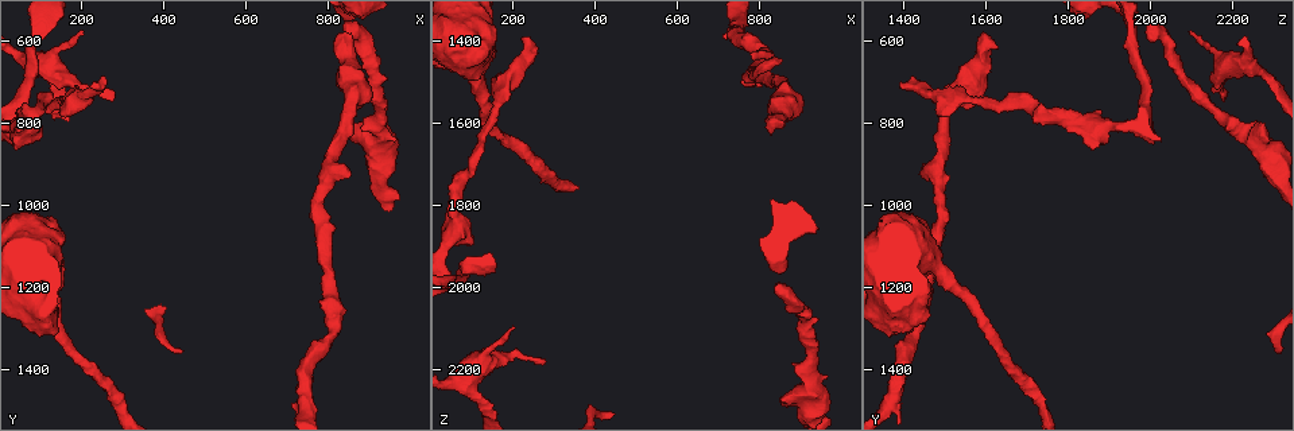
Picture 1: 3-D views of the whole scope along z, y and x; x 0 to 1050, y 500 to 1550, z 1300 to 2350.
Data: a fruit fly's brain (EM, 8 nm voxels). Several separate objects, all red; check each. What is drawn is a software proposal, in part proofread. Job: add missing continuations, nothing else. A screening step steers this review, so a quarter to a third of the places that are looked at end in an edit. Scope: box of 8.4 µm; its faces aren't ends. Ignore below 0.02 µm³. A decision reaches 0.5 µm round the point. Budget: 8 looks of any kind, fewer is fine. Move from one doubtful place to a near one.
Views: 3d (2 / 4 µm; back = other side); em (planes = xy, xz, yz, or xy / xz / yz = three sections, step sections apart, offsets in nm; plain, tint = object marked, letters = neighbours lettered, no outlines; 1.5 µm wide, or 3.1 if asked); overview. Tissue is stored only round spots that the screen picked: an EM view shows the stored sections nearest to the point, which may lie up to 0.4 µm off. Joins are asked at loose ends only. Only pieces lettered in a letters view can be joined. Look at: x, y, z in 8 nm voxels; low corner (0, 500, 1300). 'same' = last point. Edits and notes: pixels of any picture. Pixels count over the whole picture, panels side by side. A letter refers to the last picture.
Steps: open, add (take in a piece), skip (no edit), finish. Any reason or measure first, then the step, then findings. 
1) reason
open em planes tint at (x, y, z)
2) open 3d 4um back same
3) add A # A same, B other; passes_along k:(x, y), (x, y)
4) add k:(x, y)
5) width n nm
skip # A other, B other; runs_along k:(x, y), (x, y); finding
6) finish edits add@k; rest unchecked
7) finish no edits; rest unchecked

open 3d 4um at (275, 740, 2185)

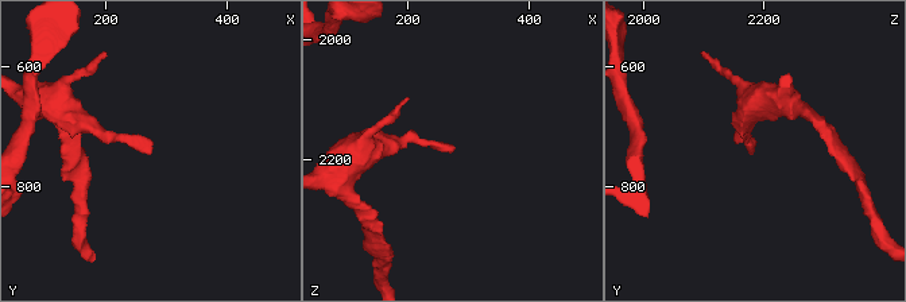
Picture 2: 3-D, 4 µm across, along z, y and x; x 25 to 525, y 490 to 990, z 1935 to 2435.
shape alone is not enough
open em planes letters at (275, 735, 2180)

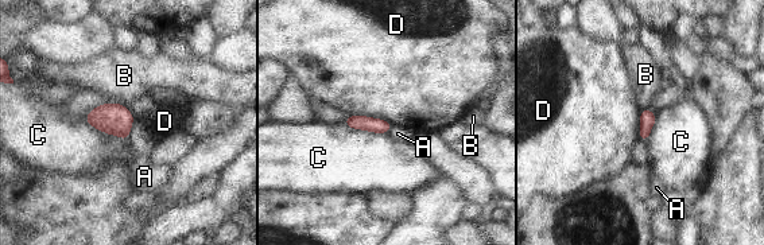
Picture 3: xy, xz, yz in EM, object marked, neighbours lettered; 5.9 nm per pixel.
skip # A other, B other, C other, D other; border 3:(349, 113), (382, 117), (392, 124); no lettered piece goes on from it

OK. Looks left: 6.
an open end
open em xy step 8 letters at (130, 1310, 1380)

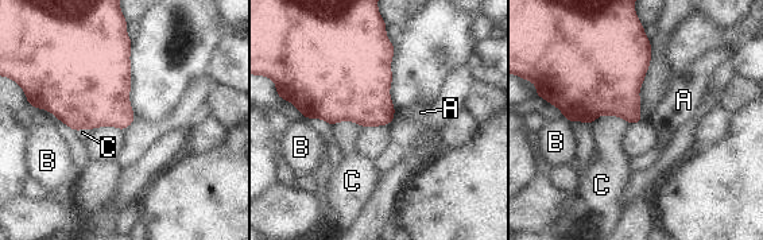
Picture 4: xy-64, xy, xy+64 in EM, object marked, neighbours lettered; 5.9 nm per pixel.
cut it another way
open em planes letters same

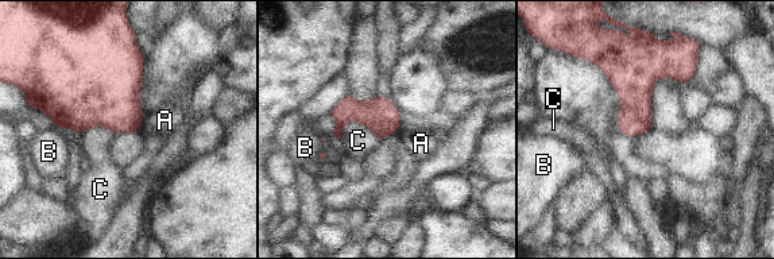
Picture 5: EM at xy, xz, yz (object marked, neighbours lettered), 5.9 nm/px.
skip # A other, B other, C other; border 5:(144, 115), (139, 131); none of them fits

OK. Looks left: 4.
branch stops here
open 3d 2um at (855, 930, 1450)

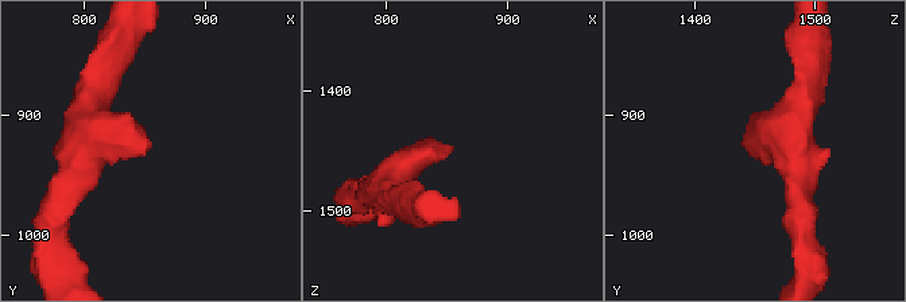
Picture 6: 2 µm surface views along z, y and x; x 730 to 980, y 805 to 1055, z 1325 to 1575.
open em xy step 4 tint at (856, 930, 1446)

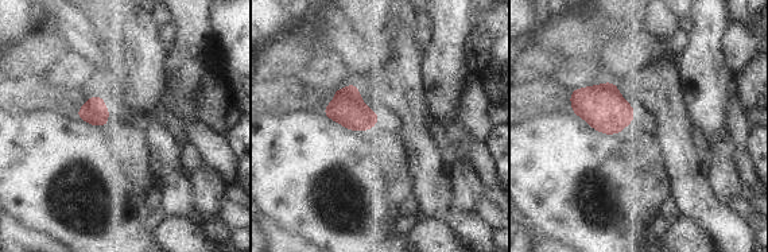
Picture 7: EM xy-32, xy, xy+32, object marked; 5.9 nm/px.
open em planes letters same

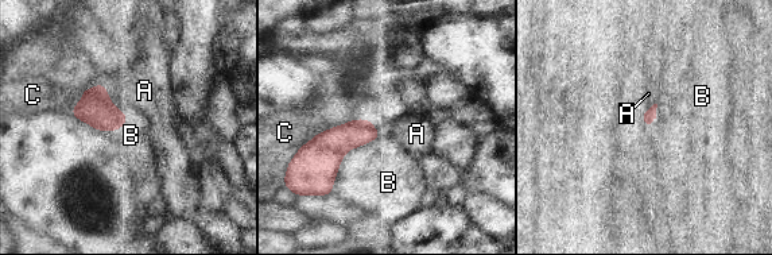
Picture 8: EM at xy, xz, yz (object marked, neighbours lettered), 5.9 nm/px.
skip # A other, B other, C other; border 8:(381, 135), (345, 154), (332, 192); no lettered piece goes on from it

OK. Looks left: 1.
finish no edits; rest unchecked

